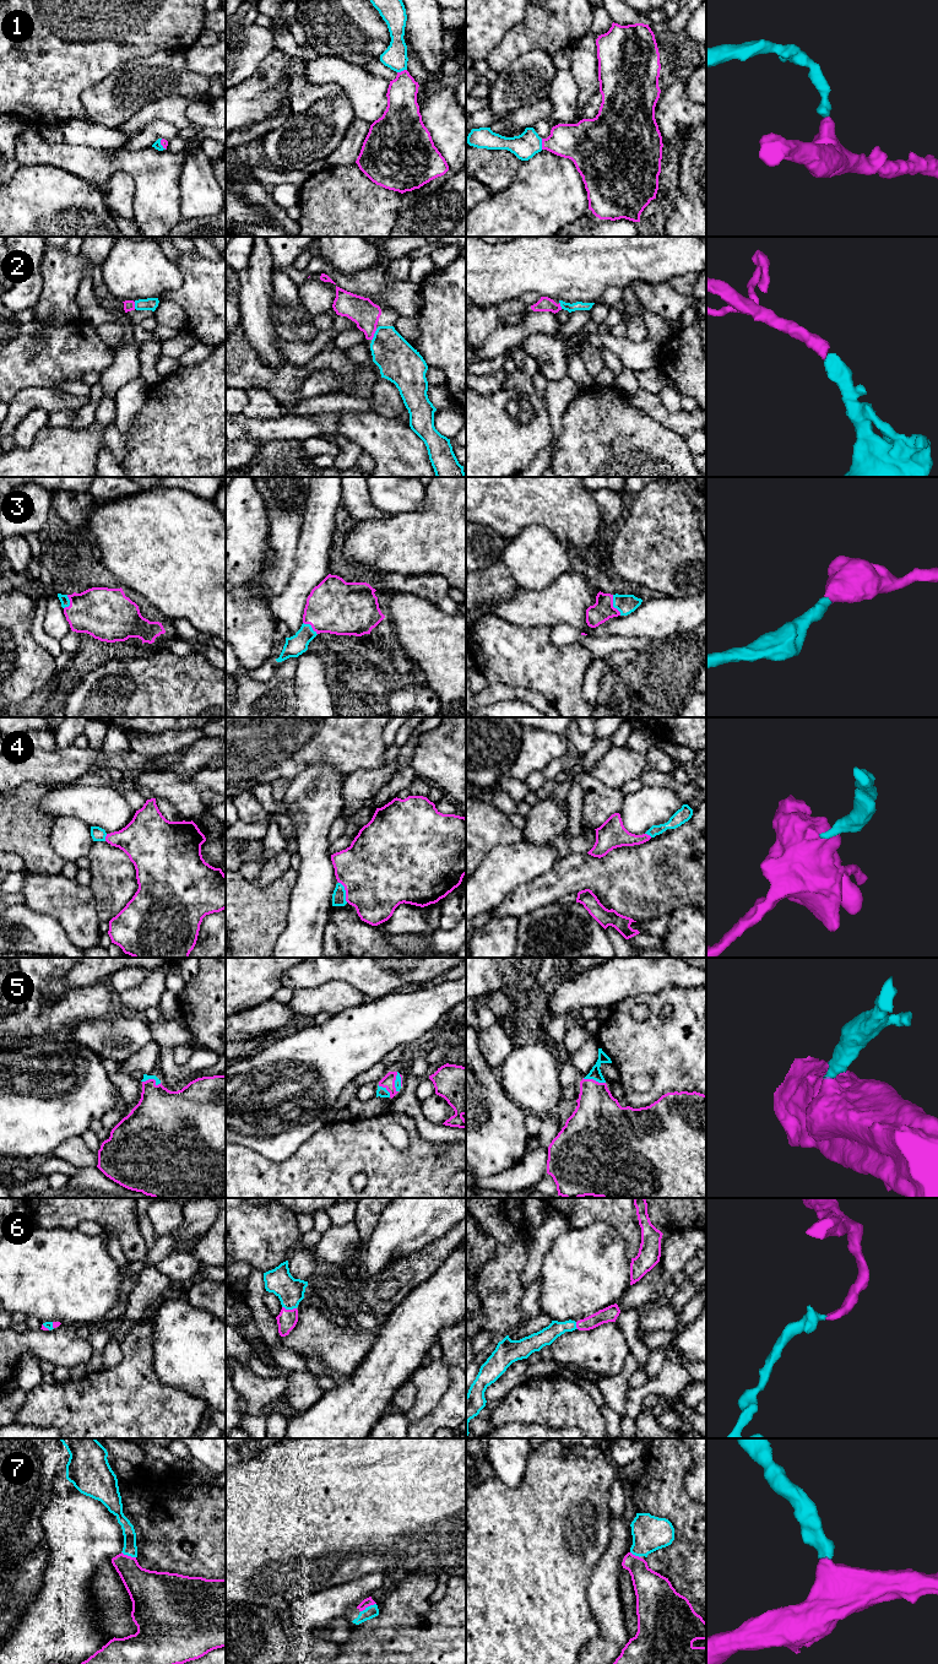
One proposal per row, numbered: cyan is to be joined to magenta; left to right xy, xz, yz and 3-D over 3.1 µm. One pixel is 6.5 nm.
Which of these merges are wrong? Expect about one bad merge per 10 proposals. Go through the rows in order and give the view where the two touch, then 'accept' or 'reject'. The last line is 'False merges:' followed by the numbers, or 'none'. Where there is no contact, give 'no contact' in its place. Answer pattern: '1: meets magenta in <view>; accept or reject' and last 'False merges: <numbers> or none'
1: meets magenta in yz; accept
2: meets magenta in xz; accept
3: meets magenta in yz; accept
4: meets magenta in xz; accept
5: meets magenta in xz; accept
6: meets magenta in xz; accept
7: meets magenta in xz; accept
False merges: none

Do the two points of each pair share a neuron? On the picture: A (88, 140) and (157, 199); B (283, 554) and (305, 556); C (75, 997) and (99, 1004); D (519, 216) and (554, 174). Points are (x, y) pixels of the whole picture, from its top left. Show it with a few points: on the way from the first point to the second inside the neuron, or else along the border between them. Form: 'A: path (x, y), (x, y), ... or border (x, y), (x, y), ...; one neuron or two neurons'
A: border (71, 144), (103, 151); two neurons
B: border (302, 526), (296, 552), (296, 568), (287, 583); two neurons
C: path (81, 1003), (93, 1003); one neuron
D: path (529, 206), (551, 184); one neuron

